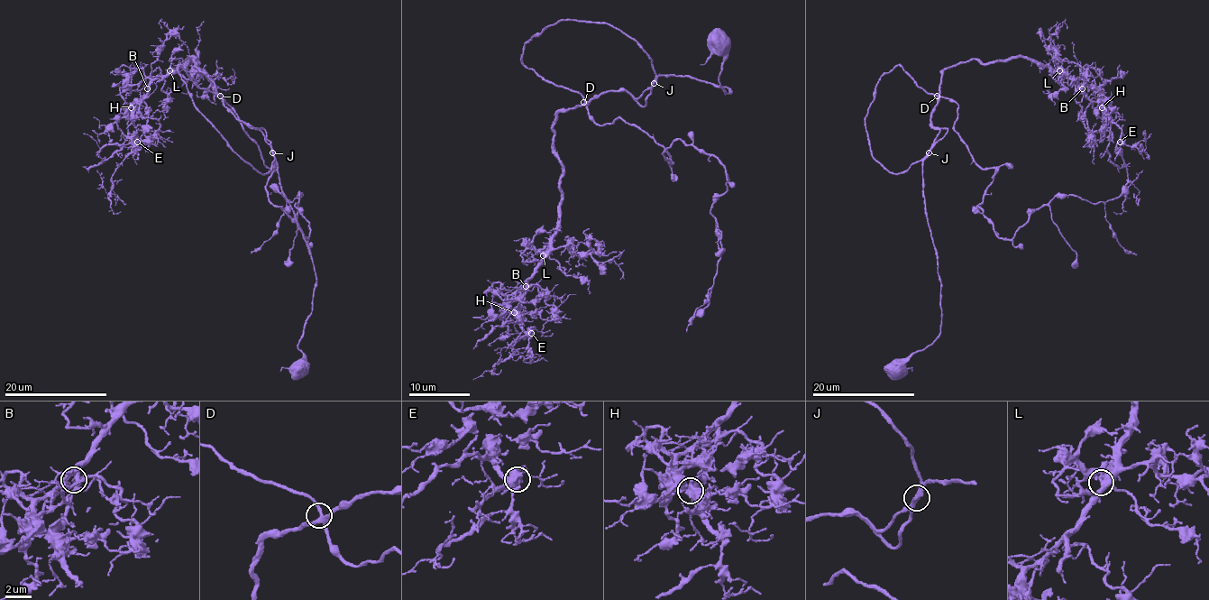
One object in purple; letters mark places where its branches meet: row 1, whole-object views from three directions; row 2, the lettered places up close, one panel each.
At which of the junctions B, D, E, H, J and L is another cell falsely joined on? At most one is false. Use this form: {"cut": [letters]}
{"cut": []}

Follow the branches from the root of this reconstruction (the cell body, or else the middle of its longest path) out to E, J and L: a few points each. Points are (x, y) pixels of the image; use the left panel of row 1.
E: (296, 367), (315, 276), (263, 133), (224, 105), (194, 57), (160, 75), (134, 106), (137, 142)
J: (296, 367), (303, 357), (297, 344), (312, 310), (315, 276), (310, 249), (282, 189), (272, 152)
L: (296, 367), (315, 276), (273, 152), (263, 133), (224, 105), (215, 84), (195, 68), (195, 57), (169, 70)

